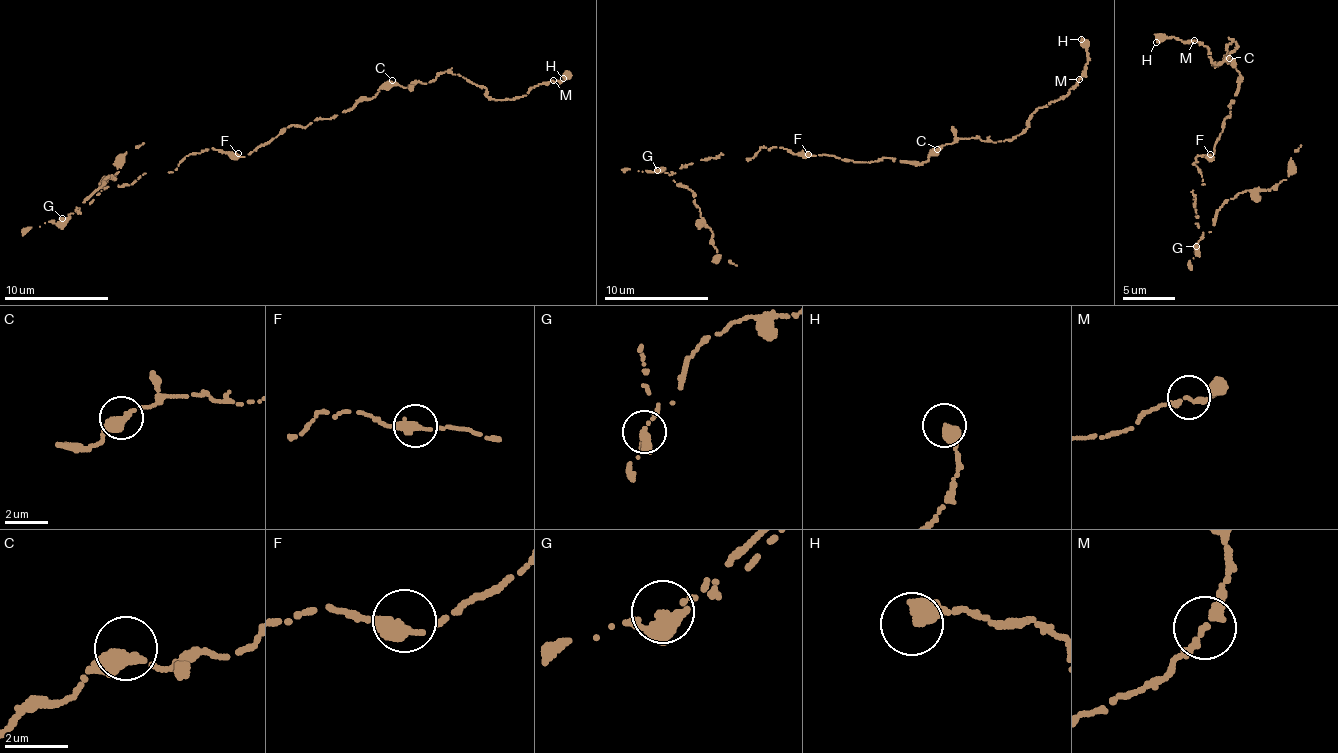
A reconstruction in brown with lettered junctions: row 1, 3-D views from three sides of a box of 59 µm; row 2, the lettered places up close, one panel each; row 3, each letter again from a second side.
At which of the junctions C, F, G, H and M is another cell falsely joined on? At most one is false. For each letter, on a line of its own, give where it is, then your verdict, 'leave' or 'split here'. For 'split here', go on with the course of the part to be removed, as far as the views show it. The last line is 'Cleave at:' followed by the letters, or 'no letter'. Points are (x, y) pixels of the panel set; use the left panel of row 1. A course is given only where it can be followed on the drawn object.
C: place (392, 80); leave
F: place (238, 153); leave
G: place (62, 218); split here; course (62, 218), (77, 206), (80, 207), (108, 178), (113, 179), (126, 151), (143, 142)
H: place (563, 78); leave
M: place (553, 80); leave
Cleave at: G

